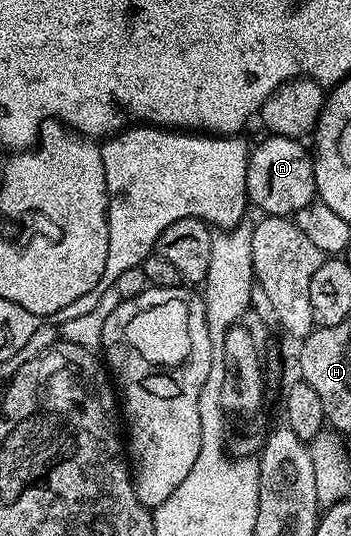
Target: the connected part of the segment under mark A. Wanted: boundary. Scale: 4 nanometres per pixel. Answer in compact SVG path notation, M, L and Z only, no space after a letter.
M271 134L263 137L257 148L253 147L248 154L246 170L246 190L248 199L253 205L261 208L261 213L269 216L295 217L302 206L317 199L316 179L314 178L313 157L303 147L301 141L291 140L285 136Z

